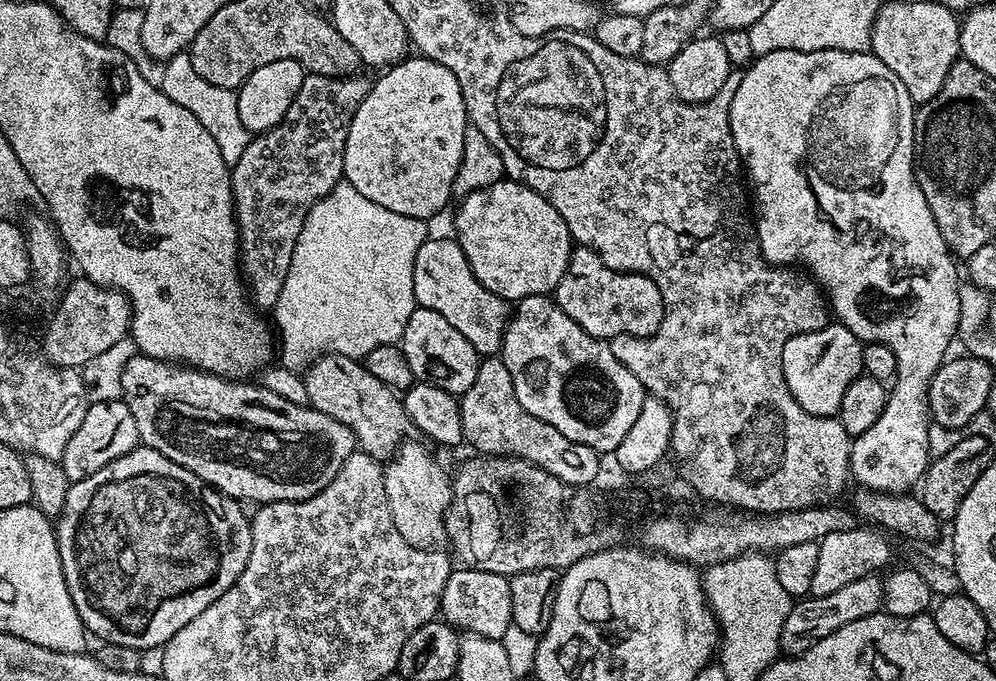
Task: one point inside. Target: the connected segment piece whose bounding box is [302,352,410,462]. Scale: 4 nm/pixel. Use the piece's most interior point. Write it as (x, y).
(338, 385)

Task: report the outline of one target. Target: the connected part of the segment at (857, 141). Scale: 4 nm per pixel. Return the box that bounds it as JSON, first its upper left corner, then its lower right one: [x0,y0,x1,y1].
[730,48,961,494]

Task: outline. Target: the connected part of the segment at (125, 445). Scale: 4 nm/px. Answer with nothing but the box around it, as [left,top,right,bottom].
[59,399,140,482]

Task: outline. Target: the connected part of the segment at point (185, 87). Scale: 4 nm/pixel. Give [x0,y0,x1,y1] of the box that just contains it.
[159,51,250,166]

